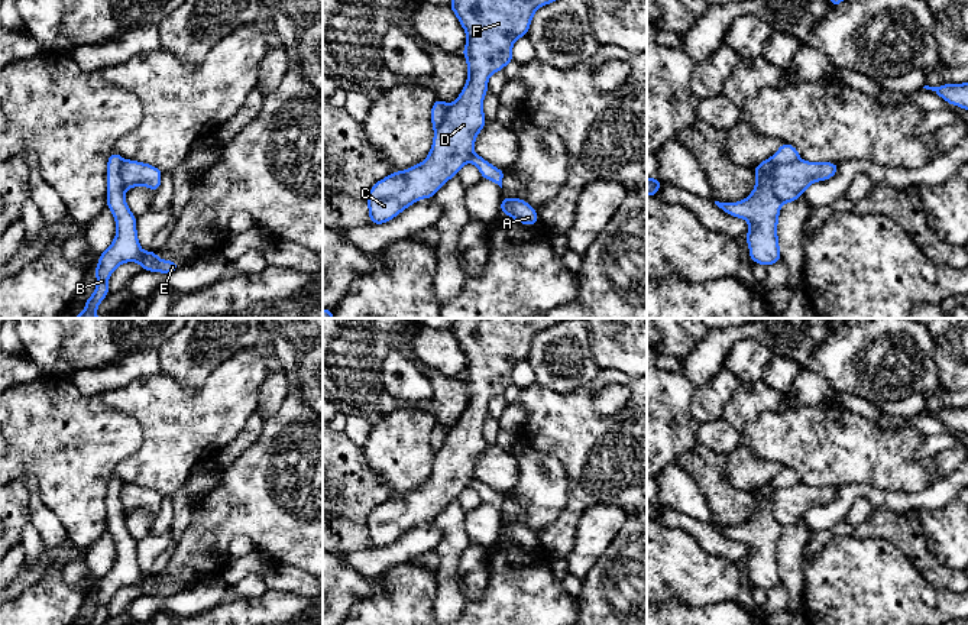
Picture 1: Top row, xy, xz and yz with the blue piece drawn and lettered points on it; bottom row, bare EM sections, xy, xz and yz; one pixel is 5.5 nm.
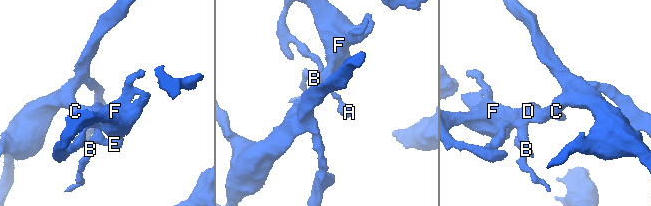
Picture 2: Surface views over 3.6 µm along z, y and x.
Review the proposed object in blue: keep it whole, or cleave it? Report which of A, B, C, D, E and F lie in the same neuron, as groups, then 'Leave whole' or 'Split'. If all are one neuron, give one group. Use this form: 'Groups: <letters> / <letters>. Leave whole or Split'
Groups: A B C D E F. Leave whole

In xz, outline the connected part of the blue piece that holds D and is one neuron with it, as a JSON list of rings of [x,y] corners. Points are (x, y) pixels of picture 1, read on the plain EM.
[[[453,318],[449,328],[467,359],[463,379],[467,385],[467,405],[460,420],[447,428],[436,424],[431,431],[431,448],[434,451],[433,470],[428,480],[418,489],[405,495],[389,498],[378,505],[368,518],[369,543],[373,548],[391,545],[411,528],[431,522],[460,492],[470,486],[477,490],[482,502],[502,512],[504,493],[495,492],[473,476],[477,457],[485,451],[483,422],[488,417],[489,401],[514,385],[512,369],[527,360],[535,334],[550,328],[564,318]]]

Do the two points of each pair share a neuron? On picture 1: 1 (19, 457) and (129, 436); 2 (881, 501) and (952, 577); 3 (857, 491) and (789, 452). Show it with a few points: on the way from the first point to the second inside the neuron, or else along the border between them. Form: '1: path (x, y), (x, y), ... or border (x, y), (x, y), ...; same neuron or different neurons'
1: path (47, 437), (102, 437); same neuron
2: border (905, 509), (879, 508), (876, 511); different neurons
3: border (839, 486), (868, 485), (880, 491); different neurons

